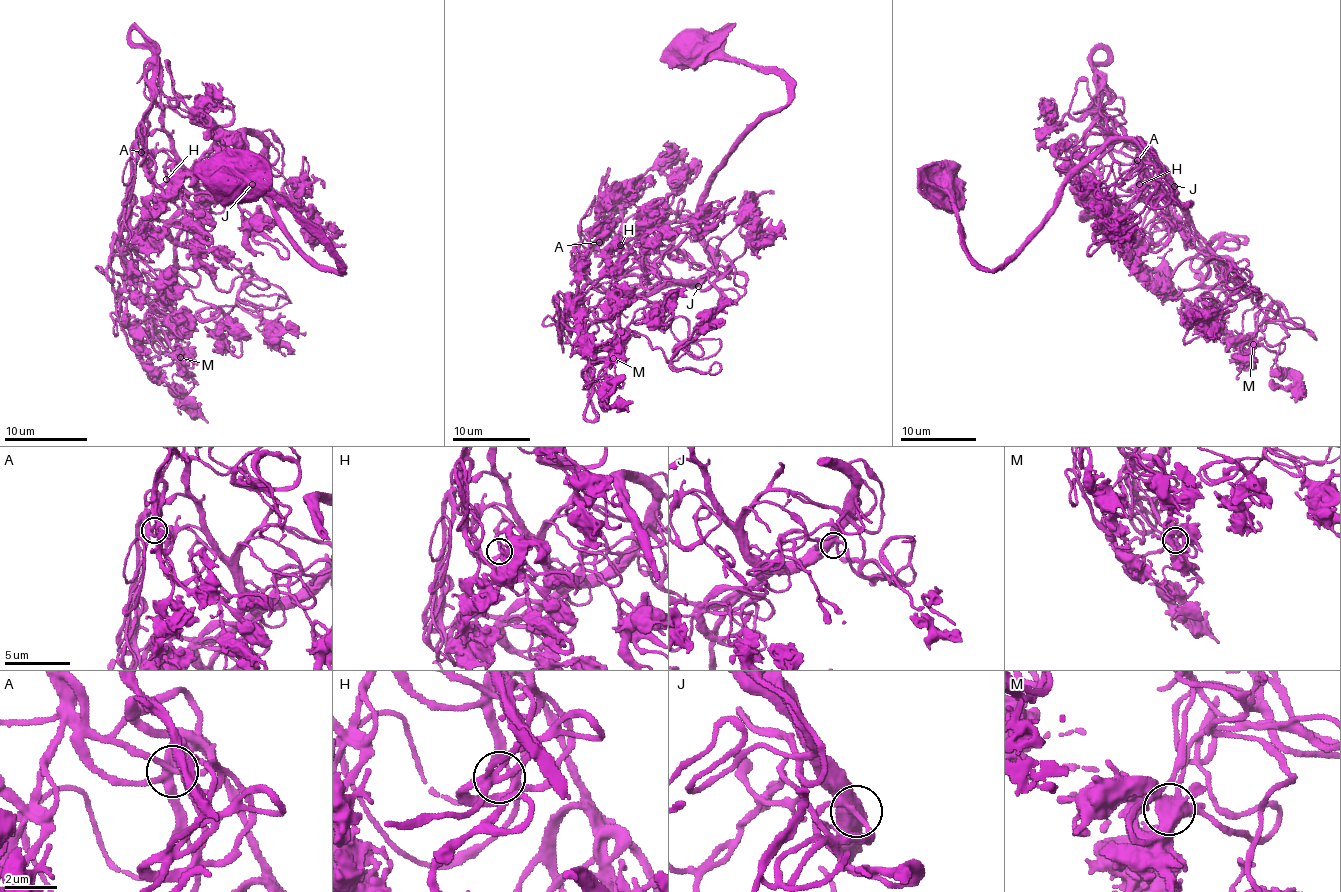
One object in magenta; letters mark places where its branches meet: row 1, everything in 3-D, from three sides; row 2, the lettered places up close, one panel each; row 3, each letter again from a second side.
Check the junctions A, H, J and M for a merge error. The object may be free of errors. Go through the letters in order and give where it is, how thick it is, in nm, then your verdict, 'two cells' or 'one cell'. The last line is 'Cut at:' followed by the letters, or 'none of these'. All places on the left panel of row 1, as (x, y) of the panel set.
A: (141, 152) | 300 nm | one cell
H: (166, 179) | 240 nm | one cell
J: (252, 184) | 550 nm | one cell
M: (180, 357) | 500 nm | one cell
Cut at: none of these

